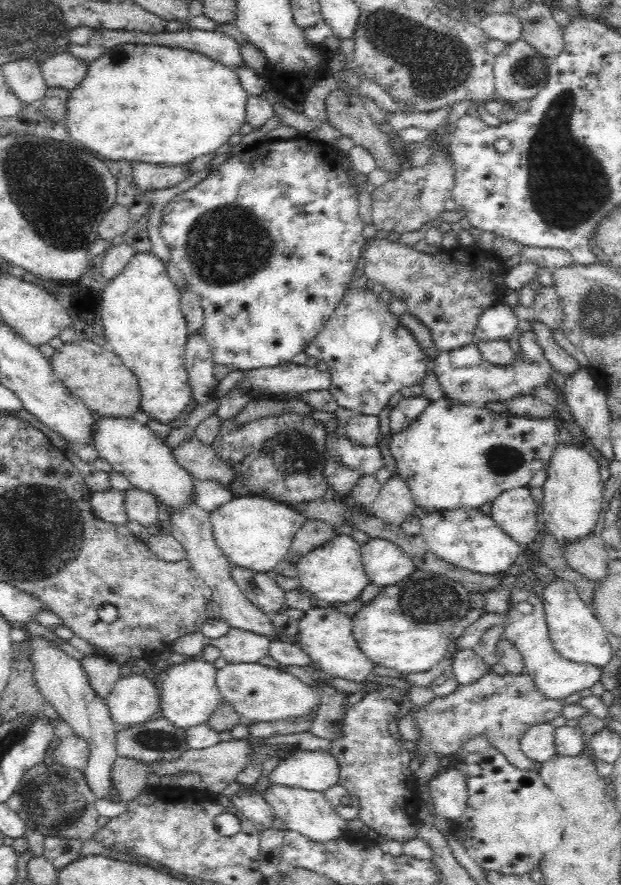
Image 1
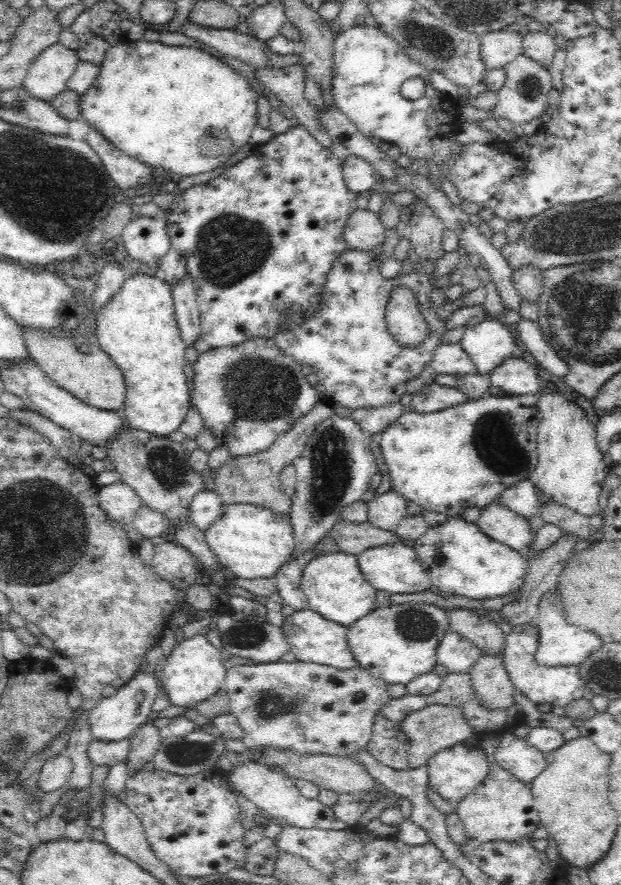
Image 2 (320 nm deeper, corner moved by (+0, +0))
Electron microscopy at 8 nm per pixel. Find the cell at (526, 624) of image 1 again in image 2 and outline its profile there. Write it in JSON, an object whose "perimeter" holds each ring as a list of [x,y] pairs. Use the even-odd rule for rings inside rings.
{"perimeter":[[[532,623],[515,626],[508,635],[505,636],[505,646],[500,654],[503,666],[512,681],[515,691],[524,695],[524,698],[539,704],[549,704],[551,706],[563,706],[572,701],[582,699],[586,691],[584,681],[578,675],[578,669],[574,666],[562,666],[546,668],[536,662],[535,654],[538,644],[538,629]]]}

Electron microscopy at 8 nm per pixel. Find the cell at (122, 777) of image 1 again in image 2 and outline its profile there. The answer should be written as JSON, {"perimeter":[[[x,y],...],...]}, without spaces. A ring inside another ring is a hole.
{"perimeter":[[[149,721],[140,725],[128,739],[130,741],[127,755],[128,772],[132,775],[141,770],[145,762],[152,761],[153,755],[160,748],[163,737],[161,730]]]}

